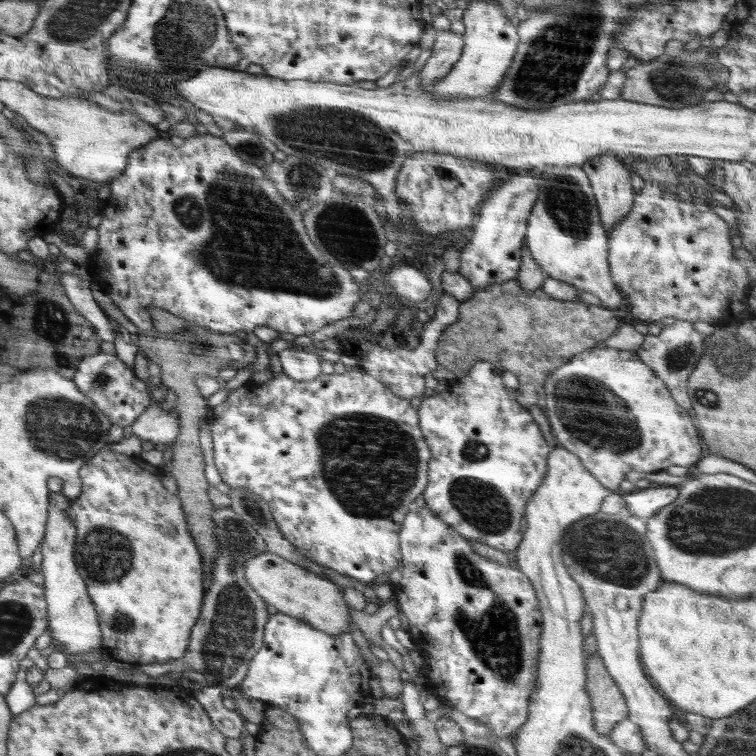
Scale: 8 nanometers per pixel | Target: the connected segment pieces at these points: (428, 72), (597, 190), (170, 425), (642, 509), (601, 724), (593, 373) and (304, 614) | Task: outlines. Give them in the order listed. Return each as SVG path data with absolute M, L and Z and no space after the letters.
M449 30L433 31L434 46L426 64L418 71L418 84L436 84L444 78L461 57L463 35Z
M606 152L581 166L591 182L604 230L612 229L634 205L635 191L627 164Z
M150 404L131 427L132 433L136 434L141 442L172 445L178 438L178 415L175 414L174 406L173 409L164 411L160 404Z
M656 486L656 488L644 488L638 492L630 492L624 494L624 504L626 504L626 512L630 516L638 516L649 519L654 516L660 509L668 504L672 504L678 496L678 490L675 486Z
M597 652L586 658L585 668L586 690L592 704L594 728L600 734L607 734L615 724L627 718L627 704Z
M597 346L586 350L548 376L544 382L544 394L545 415L559 444L576 454L589 474L611 491L618 490L628 472L654 472L668 466L690 466L700 460L702 446L692 418L672 400L664 382L656 378L634 351Z
M266 551L245 562L244 578L262 600L274 605L279 612L302 619L302 622L310 623L330 636L350 632L350 607L346 604L342 588L327 576L318 576L278 554Z

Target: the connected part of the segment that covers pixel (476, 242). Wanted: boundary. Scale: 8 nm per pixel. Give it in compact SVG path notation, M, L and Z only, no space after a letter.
M534 168L528 174L522 176L510 176L504 178L504 182L494 187L484 202L478 209L478 216L474 222L474 229L470 234L469 246L466 246L462 251L460 260L460 268L458 272L463 274L464 278L468 279L474 290L486 289L486 287L504 281L510 281L517 278L517 274L522 260L522 247L525 245L525 236L527 230L527 220L534 202L538 198L538 184L542 178L542 170L544 168Z

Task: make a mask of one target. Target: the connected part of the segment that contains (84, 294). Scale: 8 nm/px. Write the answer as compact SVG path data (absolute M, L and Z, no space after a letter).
M76 263L76 270L64 273L59 277L61 285L65 287L65 294L74 304L78 312L96 326L97 334L103 342L115 342L115 322L108 317L107 313L94 301L90 292L92 276L88 274L85 263Z

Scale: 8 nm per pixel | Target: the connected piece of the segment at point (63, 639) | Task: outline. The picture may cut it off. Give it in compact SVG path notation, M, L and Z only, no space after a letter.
M61 492L50 494L48 526L45 541L42 542L43 554L40 570L44 576L45 594L48 599L49 627L52 639L62 644L69 654L87 653L102 647L100 616L96 604L88 594L86 583L80 576L76 561L77 526L66 510L72 499Z

